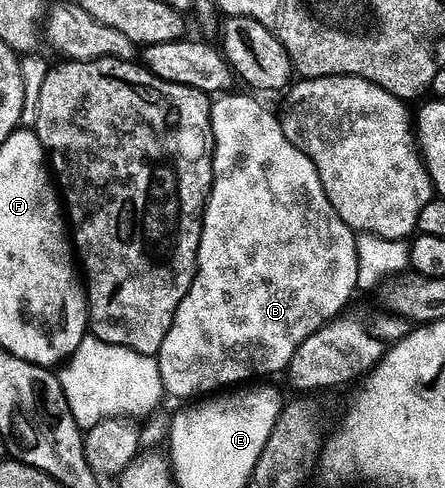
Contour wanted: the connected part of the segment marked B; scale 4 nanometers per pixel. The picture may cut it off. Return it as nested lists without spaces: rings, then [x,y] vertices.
[[[272,109],[265,118],[249,118],[249,130],[225,130],[225,142],[277,142],[277,154],[273,154],[273,146],[241,146],[241,150],[218,150],[213,148],[213,190],[209,194],[209,203],[205,205],[205,223],[201,229],[201,243],[197,257],[197,275],[191,284],[191,292],[179,304],[179,312],[175,312],[175,320],[171,324],[171,332],[167,332],[167,340],[163,340],[160,354],[156,355],[159,372],[163,376],[166,395],[177,398],[197,400],[200,394],[212,395],[224,391],[224,386],[233,386],[236,382],[245,382],[256,374],[277,374],[288,371],[296,350],[303,344],[306,335],[313,333],[324,323],[332,322],[345,309],[349,297],[358,293],[359,260],[357,259],[358,235],[335,212],[323,184],[319,180],[319,172],[315,164],[287,136],[281,127],[281,118]]]

